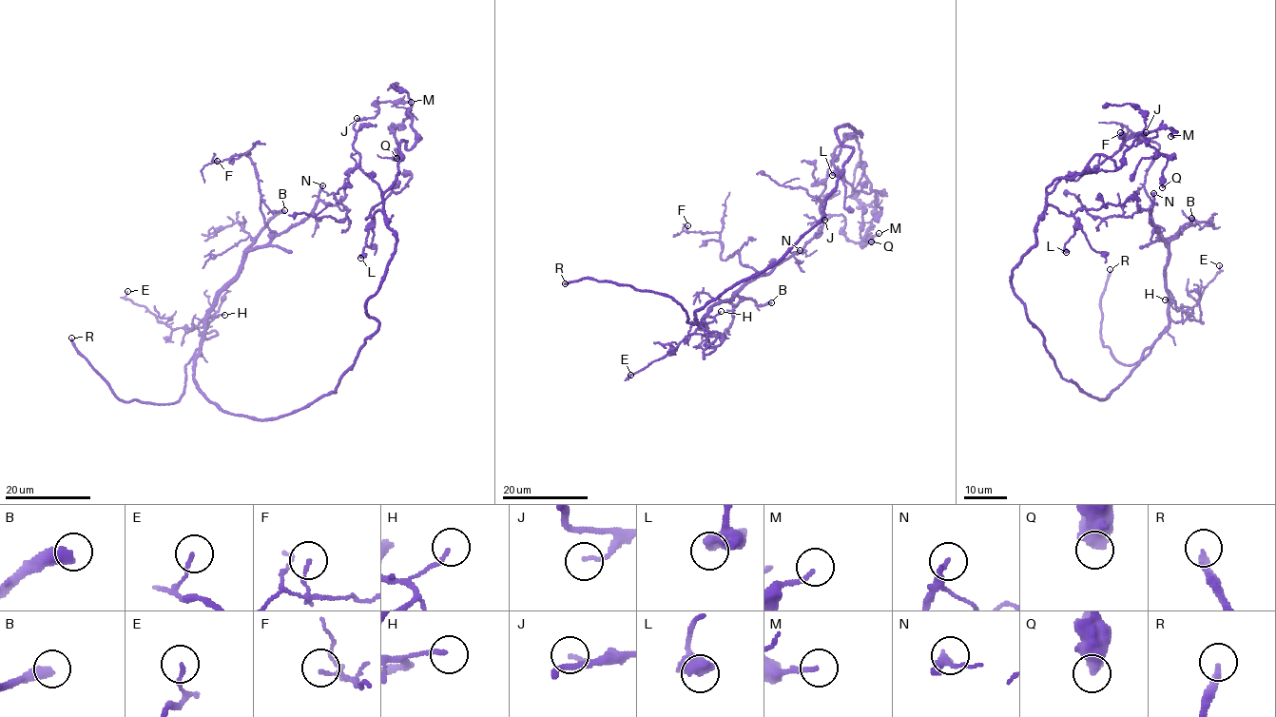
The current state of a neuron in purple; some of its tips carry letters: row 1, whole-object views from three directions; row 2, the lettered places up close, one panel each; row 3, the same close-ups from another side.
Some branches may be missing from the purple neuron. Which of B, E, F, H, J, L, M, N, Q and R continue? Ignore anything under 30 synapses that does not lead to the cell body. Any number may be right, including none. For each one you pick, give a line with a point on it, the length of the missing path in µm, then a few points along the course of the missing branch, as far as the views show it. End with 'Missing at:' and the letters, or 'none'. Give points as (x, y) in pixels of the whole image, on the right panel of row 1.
B: at (1191, 218); about 60 µm are missing
N: at (1153, 193); about 45 µm are missing; missing branch runs (1153, 193), (1139, 183), (1118, 149), (1127, 141), (1180, 125), (1187, 115), (1173, 105)
R: at (1110, 269); about 25 µm are missing
Missing at: B, N, R

